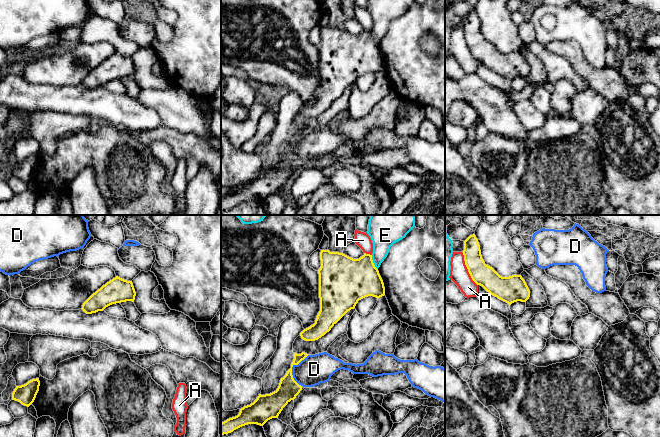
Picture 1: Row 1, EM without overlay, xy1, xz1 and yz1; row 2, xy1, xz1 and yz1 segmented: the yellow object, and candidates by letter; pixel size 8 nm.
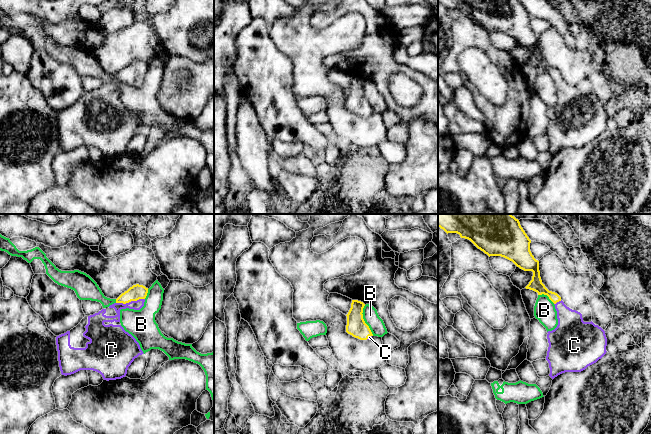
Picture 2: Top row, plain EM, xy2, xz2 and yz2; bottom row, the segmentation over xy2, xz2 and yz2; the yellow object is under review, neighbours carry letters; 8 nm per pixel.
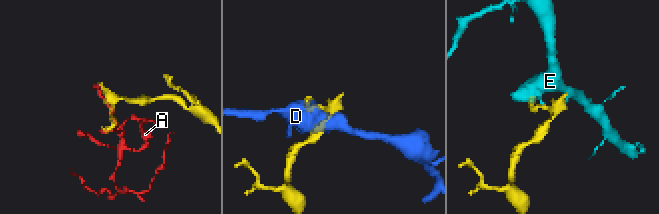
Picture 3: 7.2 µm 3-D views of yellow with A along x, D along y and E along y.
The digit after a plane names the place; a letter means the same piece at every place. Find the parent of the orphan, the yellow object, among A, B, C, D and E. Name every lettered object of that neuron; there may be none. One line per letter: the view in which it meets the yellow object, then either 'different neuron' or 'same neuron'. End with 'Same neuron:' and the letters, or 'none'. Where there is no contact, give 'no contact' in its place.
A: contact in yz1; different neuron
B: contact in xz2; different neuron
C: contact in xy2; same neuron
D: contact in xz1; different neuron
E: contact in xz1; different neuron
Same neuron: C

